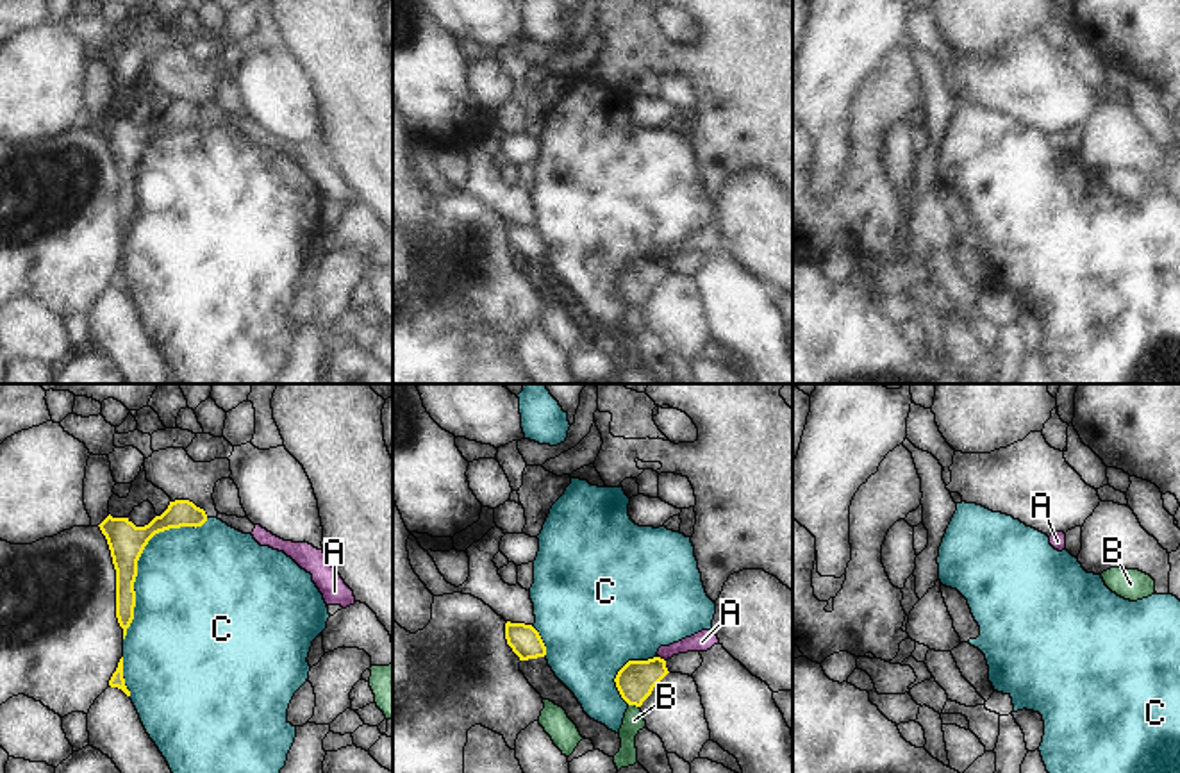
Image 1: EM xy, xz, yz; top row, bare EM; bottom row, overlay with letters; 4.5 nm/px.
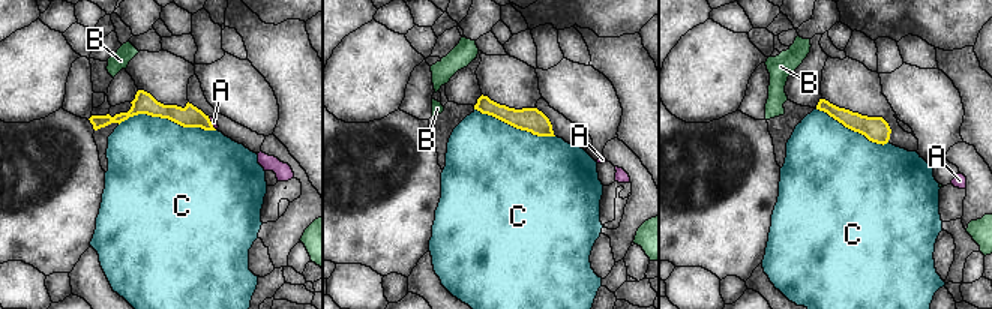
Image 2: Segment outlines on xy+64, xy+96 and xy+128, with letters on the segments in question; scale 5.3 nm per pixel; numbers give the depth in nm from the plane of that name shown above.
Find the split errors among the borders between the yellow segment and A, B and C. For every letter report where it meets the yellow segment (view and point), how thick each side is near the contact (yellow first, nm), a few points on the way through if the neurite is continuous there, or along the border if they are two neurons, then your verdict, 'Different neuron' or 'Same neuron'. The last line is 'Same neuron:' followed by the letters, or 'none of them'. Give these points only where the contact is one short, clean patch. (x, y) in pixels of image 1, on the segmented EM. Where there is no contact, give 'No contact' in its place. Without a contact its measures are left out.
A: Touches yellow at xz (663, 659). Thickness 170 nm (yellow) against 90 nm. Boundary: xz (659, 656), (664, 661). Different neuron
B: Touches yellow at xz (634, 704). Thickness 170 nm (yellow) against 90 nm. Boundary: xz (629, 704), (638, 707). Different neuron
C: Touches yellow at xy (138, 559). Thickness 160 nm (yellow) against 460 nm. Different neuron
Same neuron: none of them.

